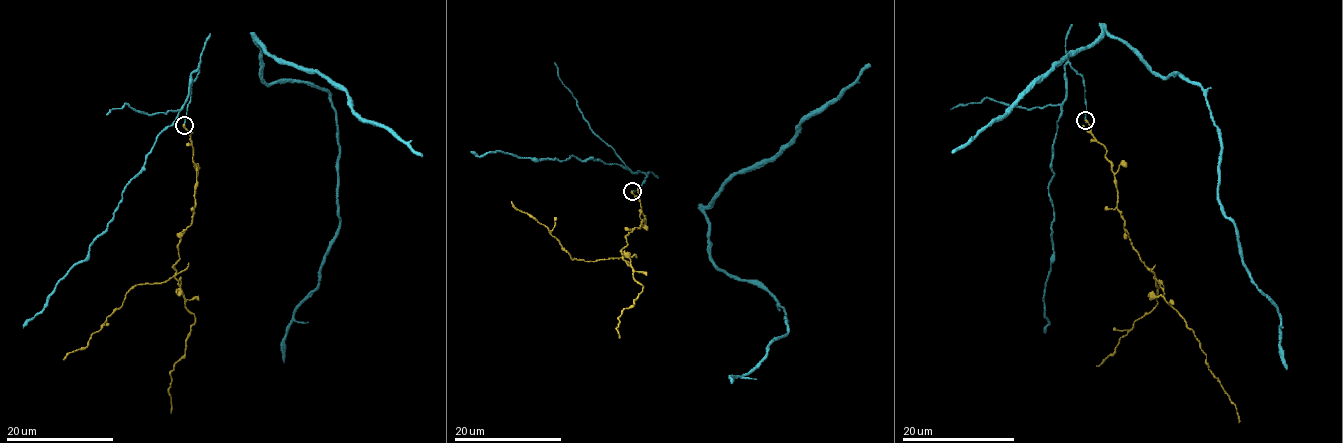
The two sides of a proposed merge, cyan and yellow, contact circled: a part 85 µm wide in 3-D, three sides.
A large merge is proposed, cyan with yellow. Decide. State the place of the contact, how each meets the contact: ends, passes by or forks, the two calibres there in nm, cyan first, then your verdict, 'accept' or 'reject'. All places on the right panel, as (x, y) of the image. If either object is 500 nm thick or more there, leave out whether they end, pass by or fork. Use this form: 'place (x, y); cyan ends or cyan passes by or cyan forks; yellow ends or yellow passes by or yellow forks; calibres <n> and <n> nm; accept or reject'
place (1085, 120); cyan ends; yellow ends; calibres 240 and 240 nm; reject

